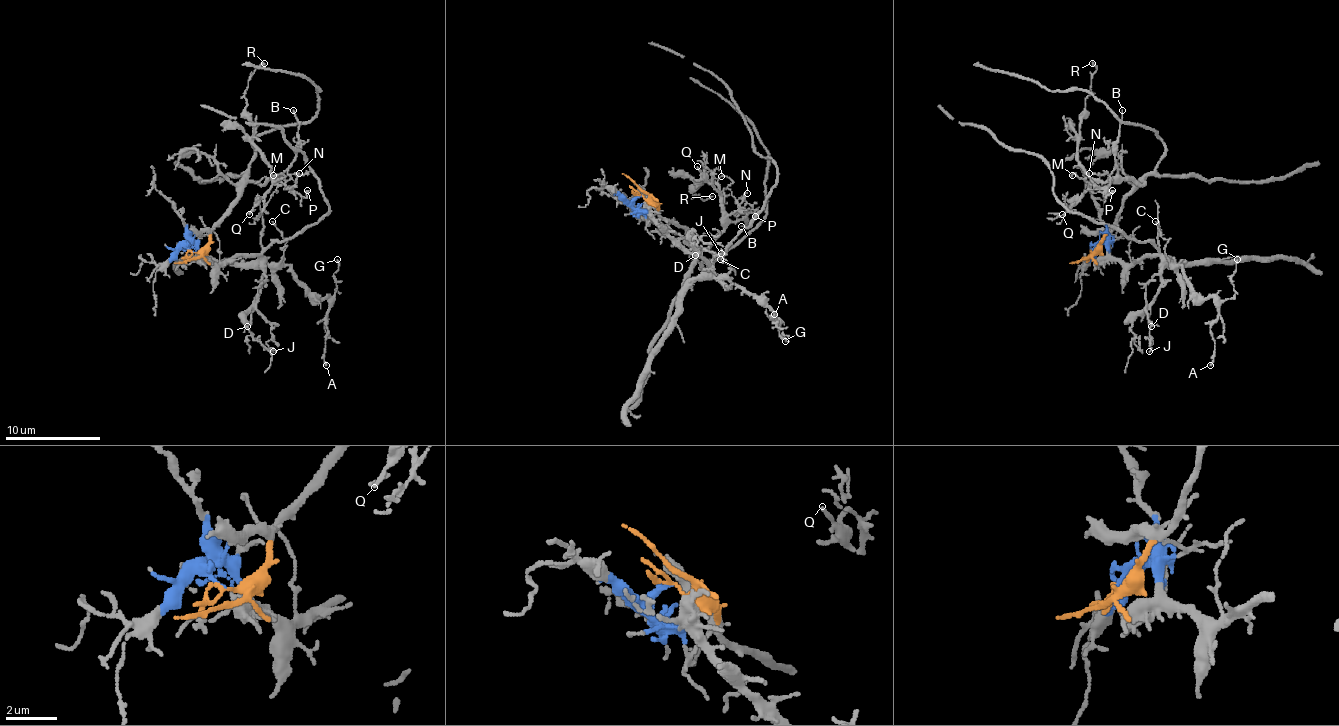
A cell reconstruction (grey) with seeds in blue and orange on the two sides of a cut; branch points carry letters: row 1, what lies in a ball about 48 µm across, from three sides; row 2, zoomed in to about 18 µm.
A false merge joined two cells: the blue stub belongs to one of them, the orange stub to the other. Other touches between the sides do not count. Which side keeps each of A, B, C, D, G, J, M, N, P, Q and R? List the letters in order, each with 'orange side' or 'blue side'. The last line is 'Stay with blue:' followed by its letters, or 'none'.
A: blue side
B: orange side
C: blue side
D: blue side
G: blue side
J: blue side
M: orange side
N: orange side
P: orange side
Q: orange side
R: orange side
Stay with blue: A, C, D, G, J

